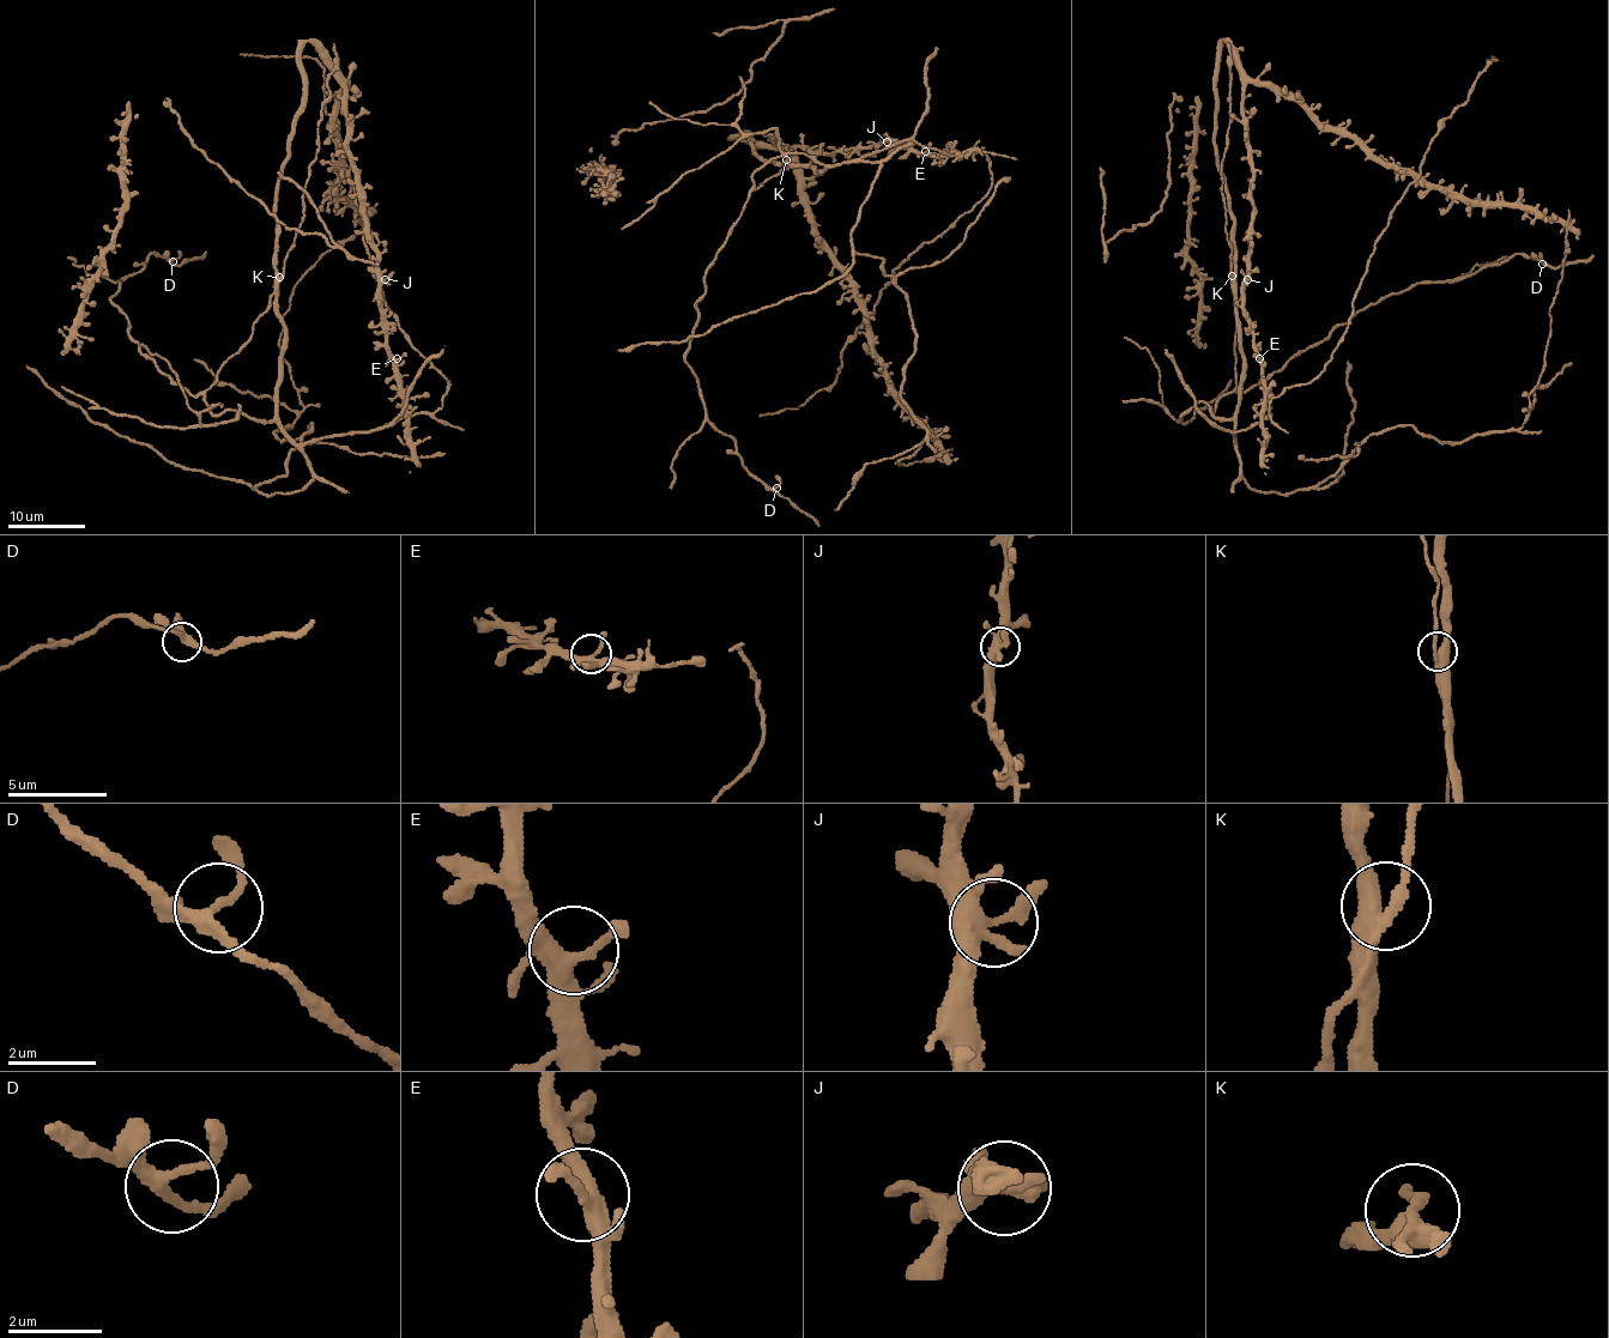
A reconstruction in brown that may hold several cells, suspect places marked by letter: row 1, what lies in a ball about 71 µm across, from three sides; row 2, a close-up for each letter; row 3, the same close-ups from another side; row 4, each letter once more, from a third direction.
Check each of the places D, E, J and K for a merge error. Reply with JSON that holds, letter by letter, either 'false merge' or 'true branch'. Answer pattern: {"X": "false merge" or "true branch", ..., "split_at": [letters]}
{"D": "true branch", "E": "true branch", "J": "true branch", "K": "true branch", "split_at": []}

